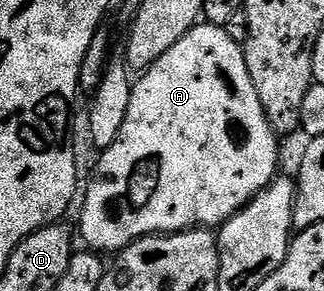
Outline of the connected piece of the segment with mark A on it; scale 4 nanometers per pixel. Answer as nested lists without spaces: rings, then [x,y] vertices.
[[[196,25],[140,77],[143,78],[131,87],[129,112],[125,114],[121,135],[98,154],[96,177],[88,185],[86,182],[82,194],[79,233],[91,251],[115,255],[140,237],[218,227],[249,204],[280,172],[280,138],[265,119],[257,87],[249,79],[243,46],[229,39],[224,26]]]

